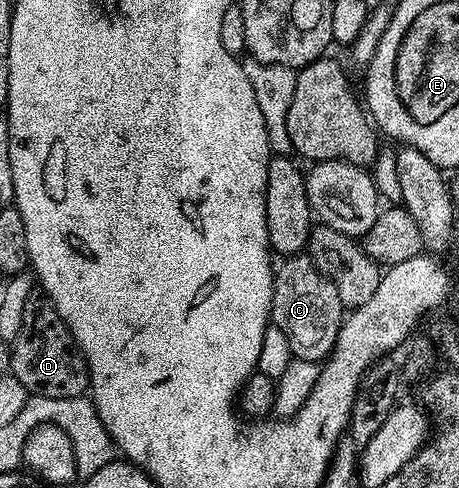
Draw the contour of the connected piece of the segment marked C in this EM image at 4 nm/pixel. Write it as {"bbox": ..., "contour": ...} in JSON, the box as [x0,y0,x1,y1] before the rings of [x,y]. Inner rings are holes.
{"bbox":[271,254,343,362],"contour":[[[307,254],[286,256],[273,273],[271,298],[272,327],[283,330],[294,357],[298,360],[321,362],[337,347],[337,335],[343,319],[343,305],[339,290],[315,266]]]}

